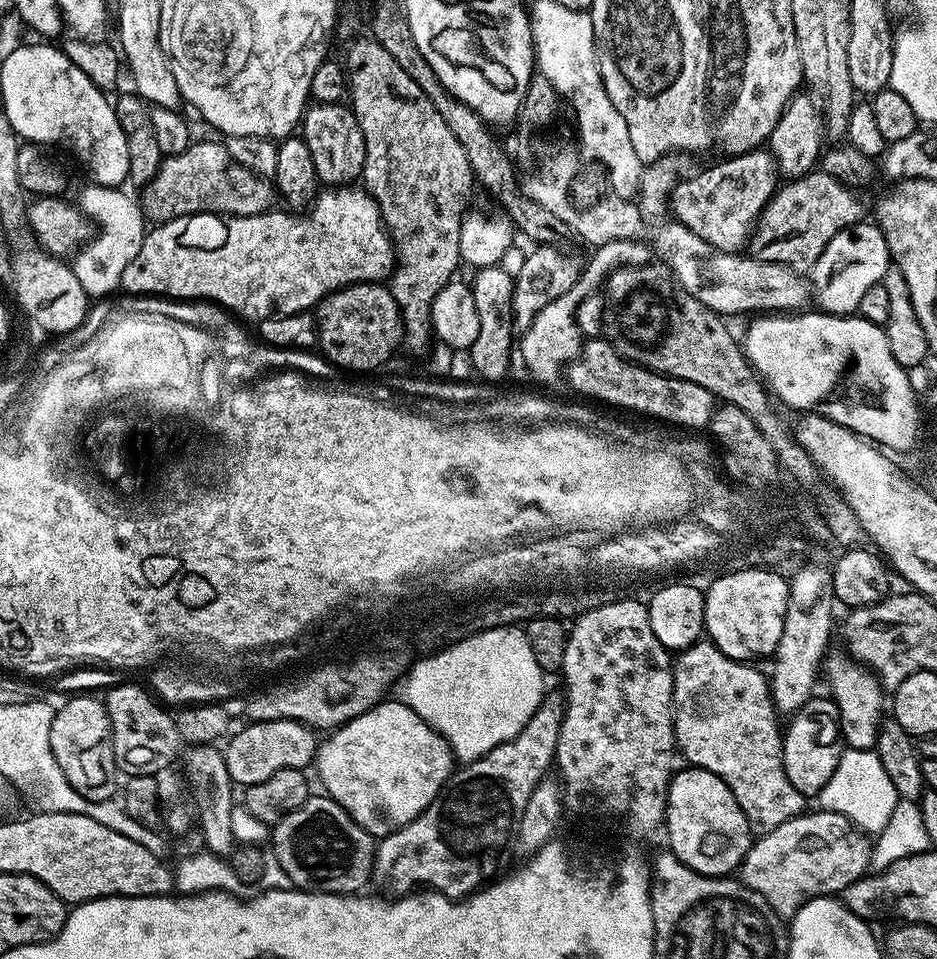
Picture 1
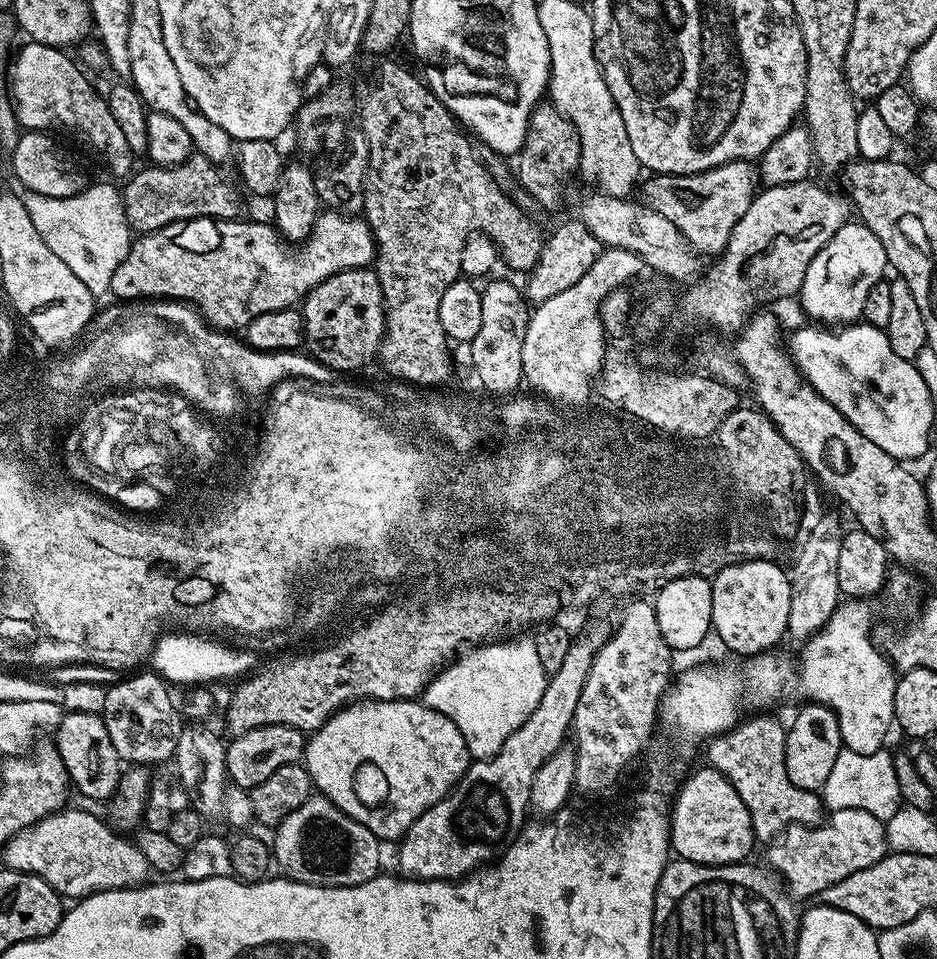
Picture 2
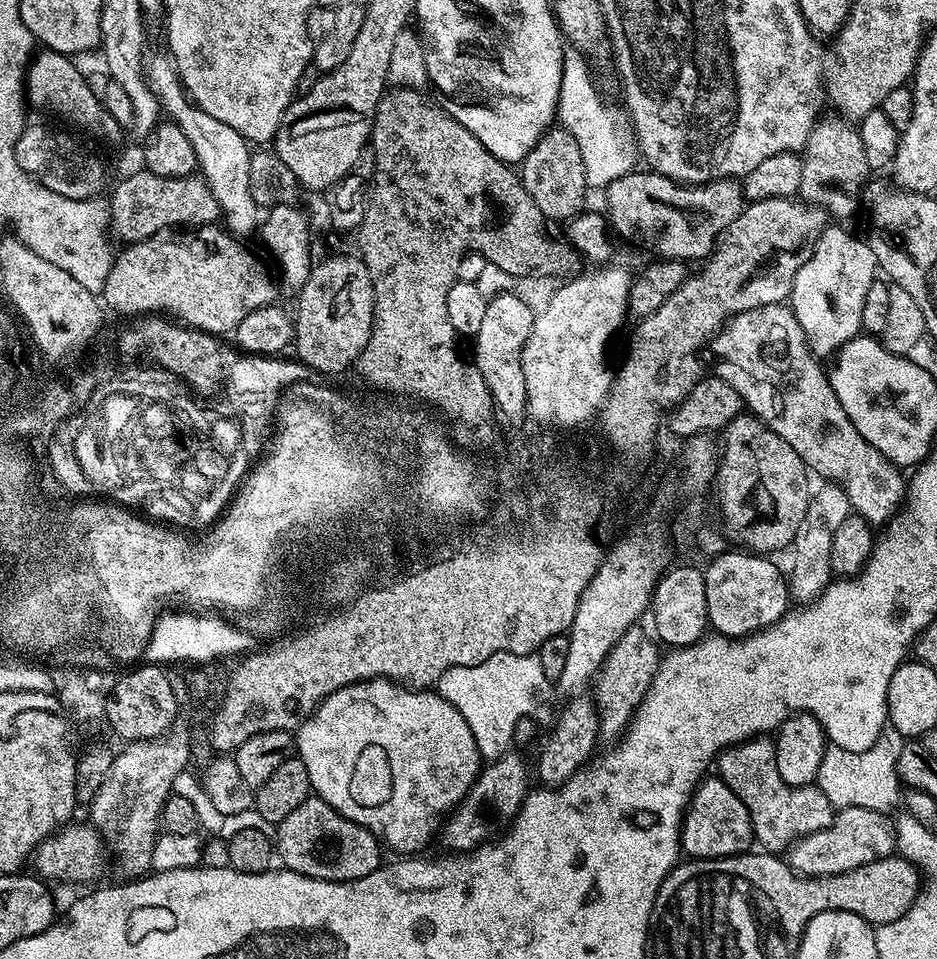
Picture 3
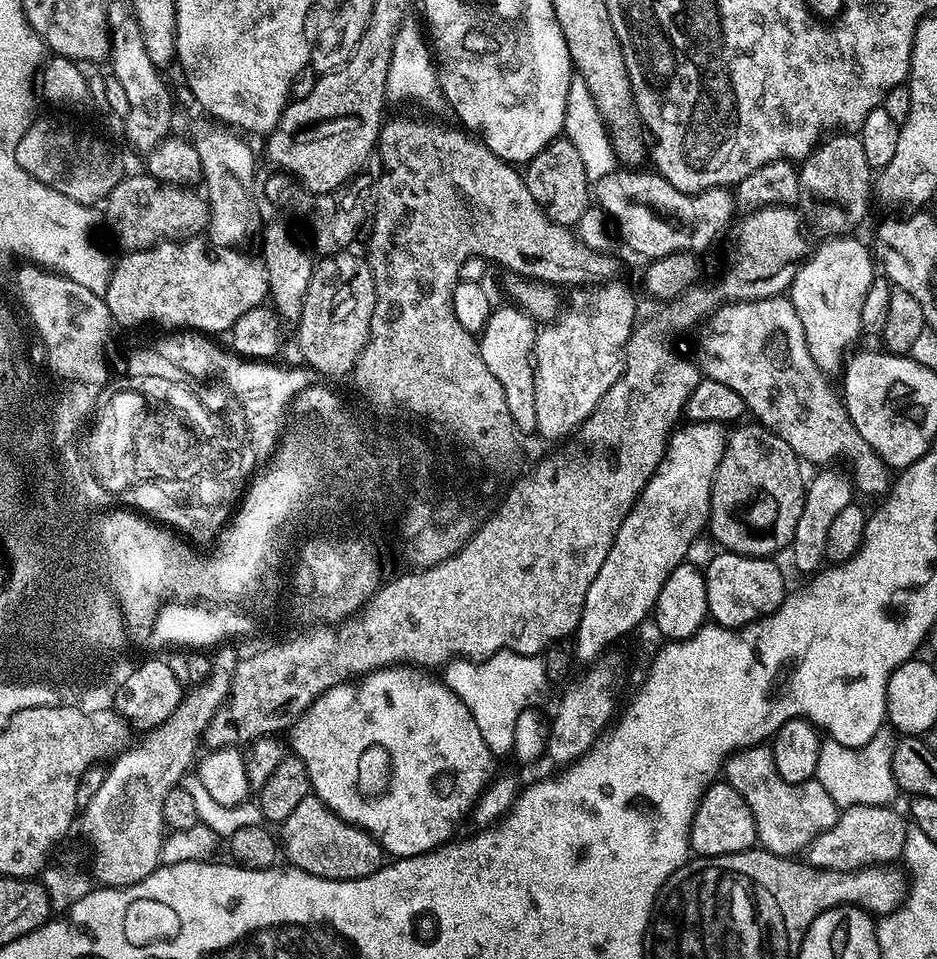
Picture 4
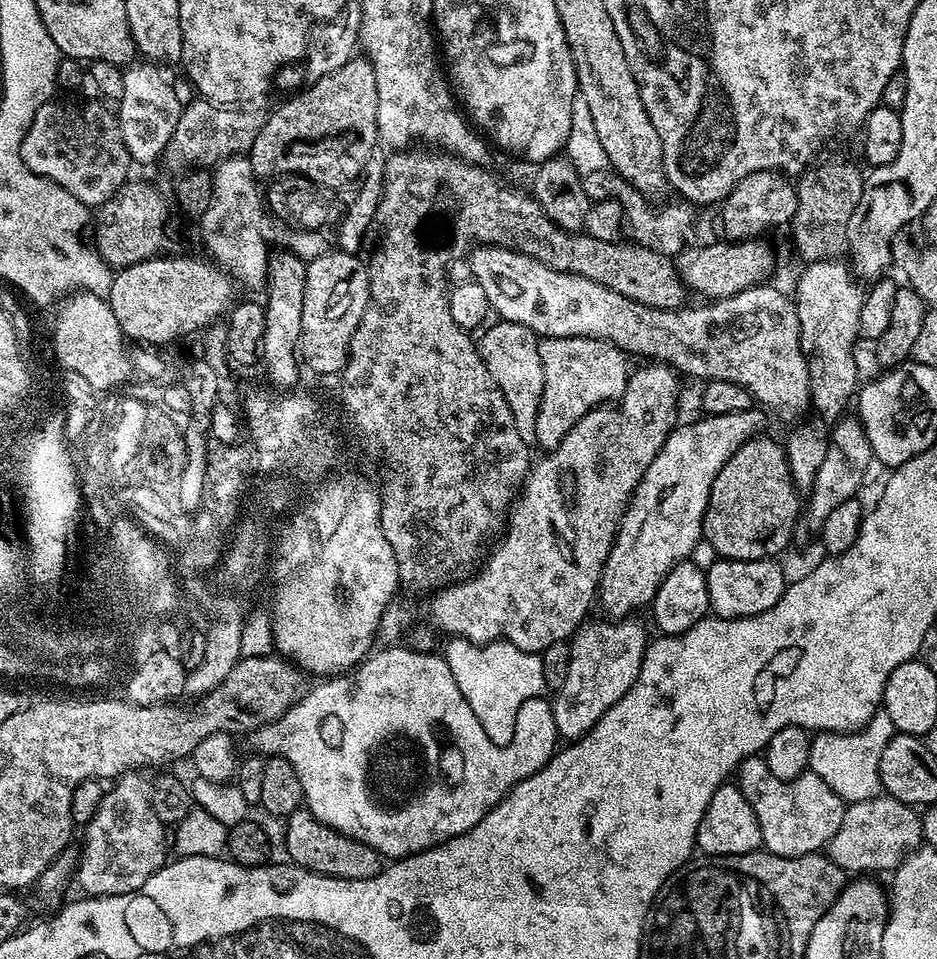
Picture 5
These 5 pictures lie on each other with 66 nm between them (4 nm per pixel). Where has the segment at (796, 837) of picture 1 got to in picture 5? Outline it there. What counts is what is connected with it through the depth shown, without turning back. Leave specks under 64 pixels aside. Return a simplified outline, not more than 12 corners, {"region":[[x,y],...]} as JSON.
{"region":[[881,794],[845,807],[826,855],[888,874],[921,844],[920,812]]}

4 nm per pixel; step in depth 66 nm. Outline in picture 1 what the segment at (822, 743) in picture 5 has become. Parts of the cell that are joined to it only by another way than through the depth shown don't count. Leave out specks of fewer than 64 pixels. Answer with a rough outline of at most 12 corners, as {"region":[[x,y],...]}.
{"region":[[848,748],[819,807],[865,834],[890,822],[898,797],[875,751]]}

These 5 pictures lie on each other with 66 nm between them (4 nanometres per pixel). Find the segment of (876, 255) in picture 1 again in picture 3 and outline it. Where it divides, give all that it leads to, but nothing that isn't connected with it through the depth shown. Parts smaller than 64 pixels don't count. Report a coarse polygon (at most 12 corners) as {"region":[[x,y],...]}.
{"region":[[836,228],[792,277],[817,358],[861,335],[878,252]]}

